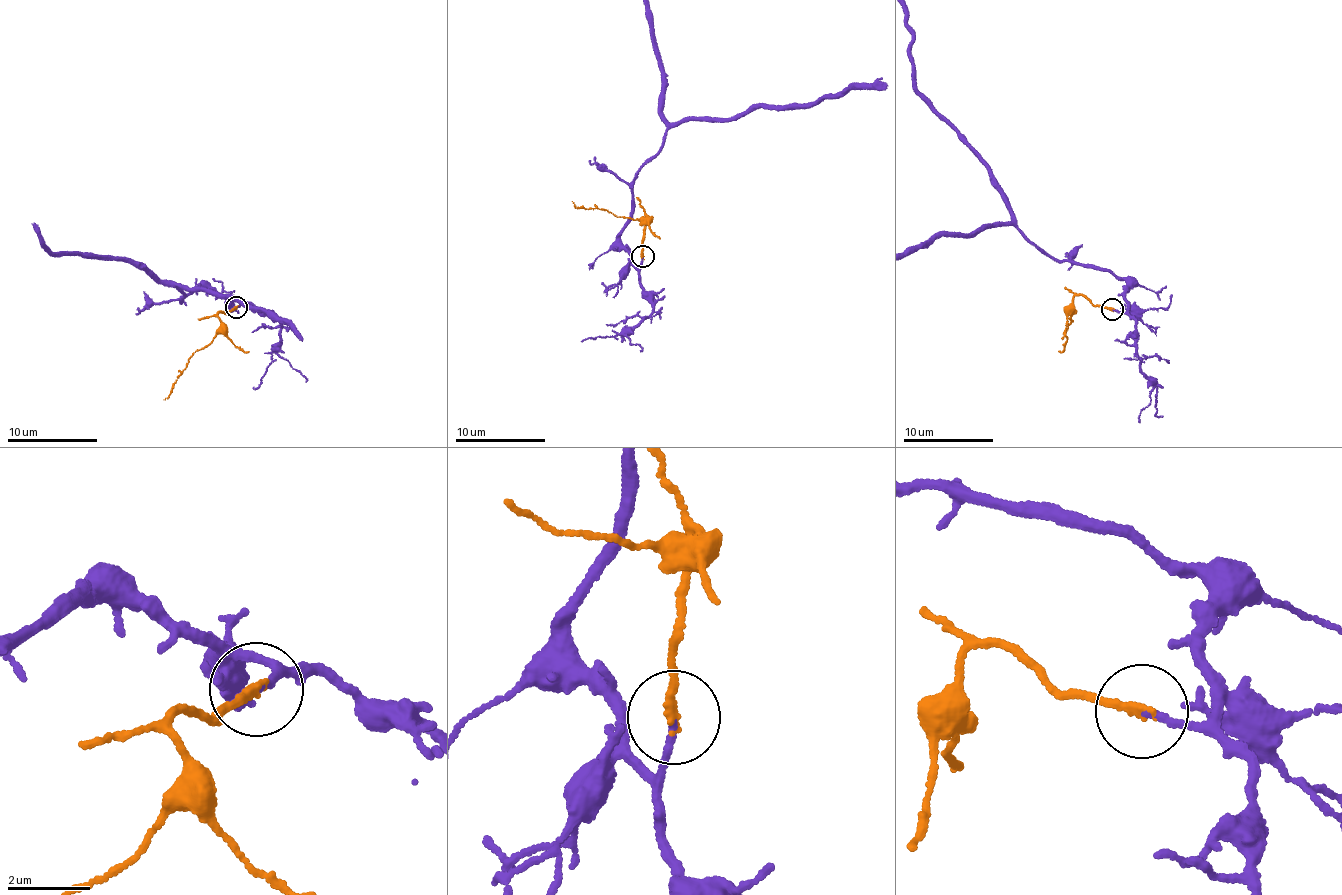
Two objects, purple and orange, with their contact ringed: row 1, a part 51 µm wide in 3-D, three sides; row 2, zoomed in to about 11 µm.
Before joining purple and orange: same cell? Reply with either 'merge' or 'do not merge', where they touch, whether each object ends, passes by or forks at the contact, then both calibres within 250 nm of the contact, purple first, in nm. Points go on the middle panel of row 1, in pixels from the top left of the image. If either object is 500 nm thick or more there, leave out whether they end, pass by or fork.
merge; at (642, 256); purple ends there; orange ends there; 160 nm thick on the purple side, 220 nm on the other

